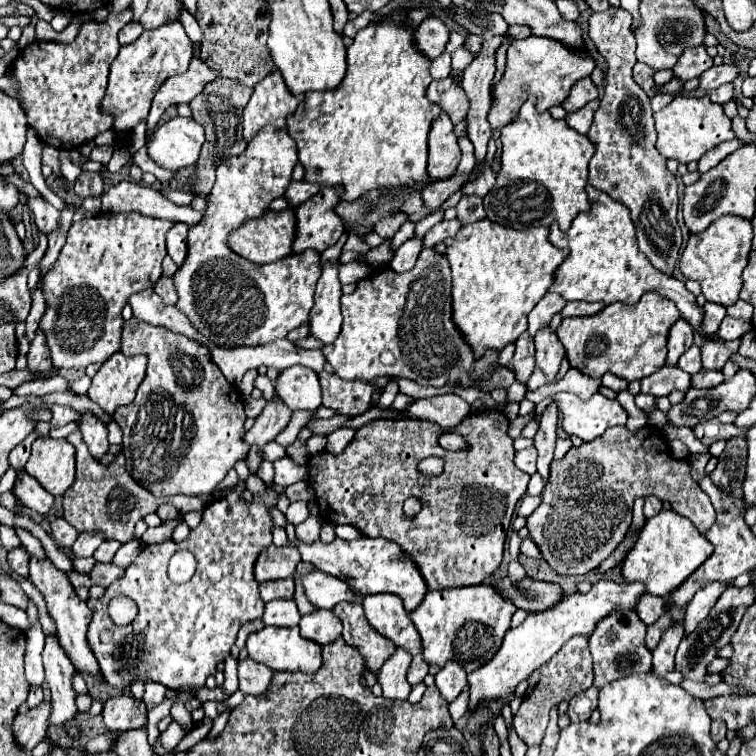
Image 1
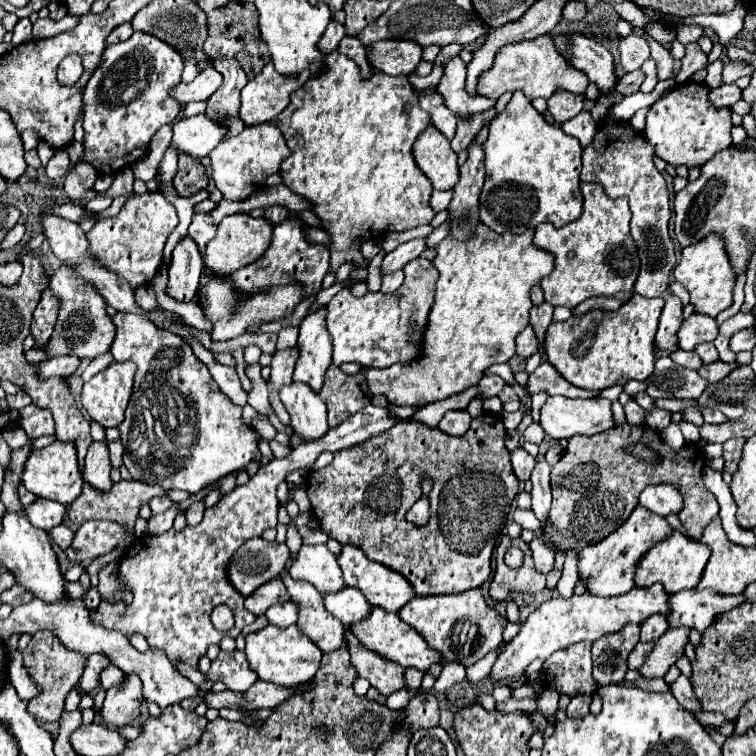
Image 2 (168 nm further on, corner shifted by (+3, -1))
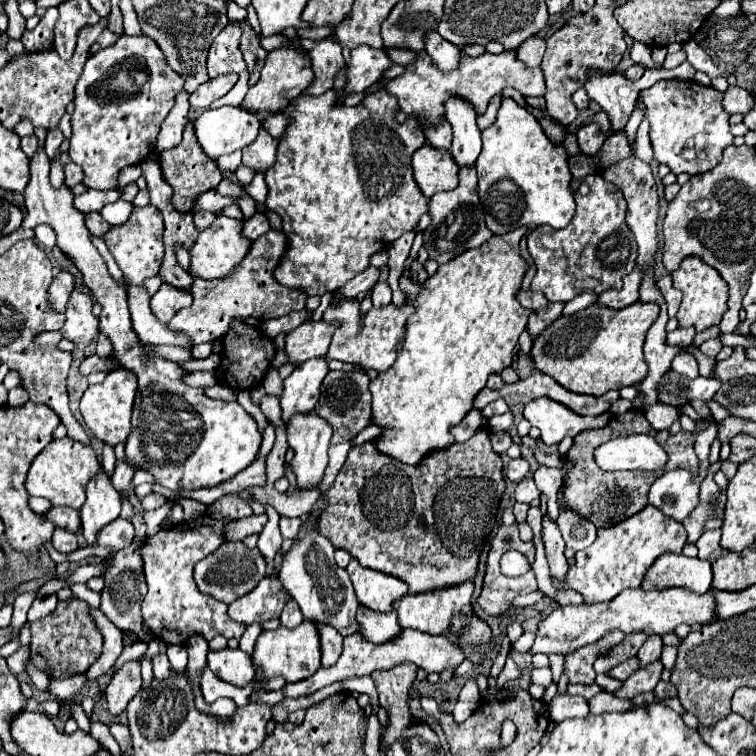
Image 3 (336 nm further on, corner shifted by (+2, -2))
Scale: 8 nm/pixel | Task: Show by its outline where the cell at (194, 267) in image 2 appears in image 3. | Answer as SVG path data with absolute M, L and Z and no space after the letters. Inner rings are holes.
M161 285L159 291L151 297L151 311L157 317L157 321L167 323L179 309L189 307L193 301L191 293L187 291L179 291L171 285Z

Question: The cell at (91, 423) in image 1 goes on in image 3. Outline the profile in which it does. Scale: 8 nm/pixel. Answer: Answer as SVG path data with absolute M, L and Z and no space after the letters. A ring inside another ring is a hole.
M103 469L89 481L87 485L87 501L81 509L83 519L83 535L87 545L95 545L97 533L115 521L121 513L121 497L117 495L111 479L103 473Z

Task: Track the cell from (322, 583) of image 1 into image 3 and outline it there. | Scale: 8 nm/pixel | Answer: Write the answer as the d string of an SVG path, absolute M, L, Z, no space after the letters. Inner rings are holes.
M363 605L357 611L357 621L361 623L363 635L373 643L387 643L401 635L403 627L397 621L397 613L373 613L371 609L363 609Z

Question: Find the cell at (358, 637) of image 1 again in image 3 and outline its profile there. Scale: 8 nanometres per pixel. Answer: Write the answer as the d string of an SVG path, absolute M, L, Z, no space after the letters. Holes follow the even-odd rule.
M413 663L397 665L389 671L377 671L371 673L371 679L377 685L379 691L379 705L389 713L389 725L385 731L385 739L381 743L381 753L385 753L385 747L391 741L397 741L405 727L411 725L411 713L407 707L409 687L415 679L417 667Z

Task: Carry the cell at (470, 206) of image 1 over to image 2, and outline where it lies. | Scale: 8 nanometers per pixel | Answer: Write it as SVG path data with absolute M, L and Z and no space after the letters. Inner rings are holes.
M446 220L442 226L438 226L438 228L436 228L428 238L426 238L428 248L430 248L430 246L436 246L436 244L438 244L440 240L444 240L448 234L450 234L450 224L448 224L448 220Z

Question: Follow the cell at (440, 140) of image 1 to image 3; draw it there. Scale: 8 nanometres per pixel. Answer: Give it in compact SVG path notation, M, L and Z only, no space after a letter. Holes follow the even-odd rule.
M423 145L413 155L413 175L425 197L433 197L439 191L451 191L457 187L459 167L453 163L449 151Z

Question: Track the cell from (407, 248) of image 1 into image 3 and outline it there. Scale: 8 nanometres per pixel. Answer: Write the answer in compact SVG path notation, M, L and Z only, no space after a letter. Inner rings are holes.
M377 283L371 291L371 299L373 299L373 307L385 307L391 303L391 289L387 283Z

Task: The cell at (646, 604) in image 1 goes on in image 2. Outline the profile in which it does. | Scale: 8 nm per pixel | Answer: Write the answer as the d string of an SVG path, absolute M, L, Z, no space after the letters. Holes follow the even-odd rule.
M650 616L648 620L644 620L644 624L640 624L642 628L642 642L650 642L650 640L658 640L666 630L668 630L668 622L666 616Z

